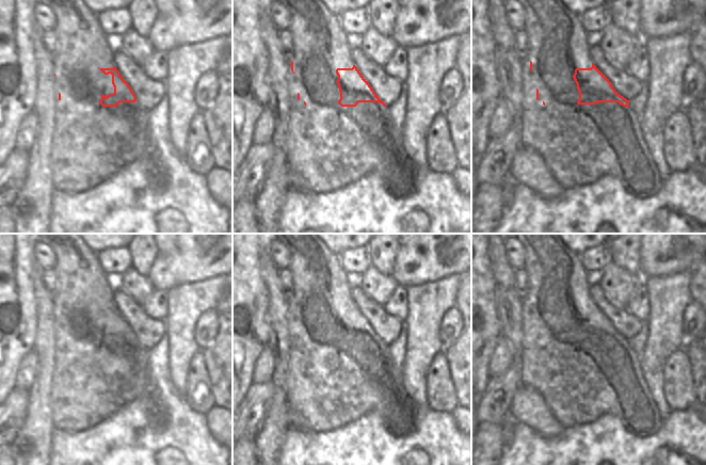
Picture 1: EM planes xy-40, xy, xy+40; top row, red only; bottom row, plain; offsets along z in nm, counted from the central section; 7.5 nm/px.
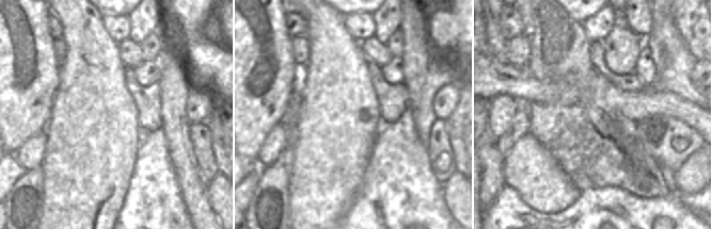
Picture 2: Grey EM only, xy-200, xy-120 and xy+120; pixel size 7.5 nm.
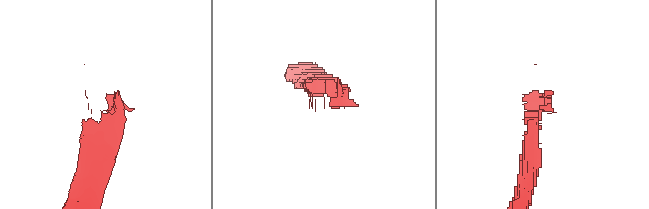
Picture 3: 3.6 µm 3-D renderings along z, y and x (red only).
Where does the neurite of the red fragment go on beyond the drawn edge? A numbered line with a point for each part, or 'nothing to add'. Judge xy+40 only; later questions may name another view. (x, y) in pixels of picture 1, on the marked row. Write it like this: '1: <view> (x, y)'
1: xy+40 (579, 143)

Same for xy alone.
1: xy (330, 146)

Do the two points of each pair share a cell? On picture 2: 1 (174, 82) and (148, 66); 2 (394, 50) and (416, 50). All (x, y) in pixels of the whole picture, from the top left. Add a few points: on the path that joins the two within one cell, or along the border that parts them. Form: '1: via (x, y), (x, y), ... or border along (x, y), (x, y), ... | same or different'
1: border along (156, 59), (159, 63), (158, 81) | different
2: border along (398, 28), (402, 35), (401, 56) | different

